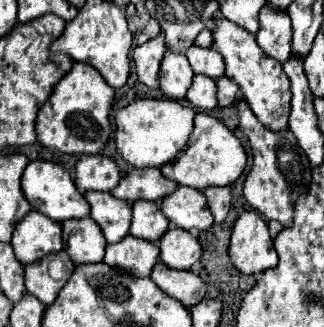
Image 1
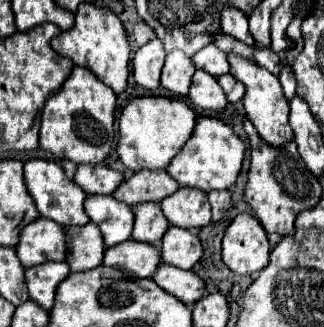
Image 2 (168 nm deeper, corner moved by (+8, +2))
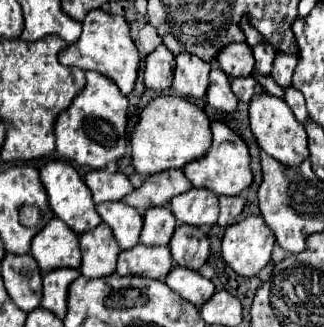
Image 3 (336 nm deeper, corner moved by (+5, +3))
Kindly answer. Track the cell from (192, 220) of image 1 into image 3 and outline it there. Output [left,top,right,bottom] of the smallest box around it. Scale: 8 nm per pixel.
[171,188,219,226]

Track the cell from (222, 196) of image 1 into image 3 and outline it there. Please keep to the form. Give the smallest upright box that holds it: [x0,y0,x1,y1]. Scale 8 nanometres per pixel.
[217,196,245,226]

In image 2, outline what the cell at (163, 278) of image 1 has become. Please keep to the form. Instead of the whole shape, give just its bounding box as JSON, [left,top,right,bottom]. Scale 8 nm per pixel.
[152,265,206,307]

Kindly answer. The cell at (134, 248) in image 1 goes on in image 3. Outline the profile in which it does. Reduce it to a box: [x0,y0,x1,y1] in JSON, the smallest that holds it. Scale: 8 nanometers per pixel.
[117,244,173,278]

